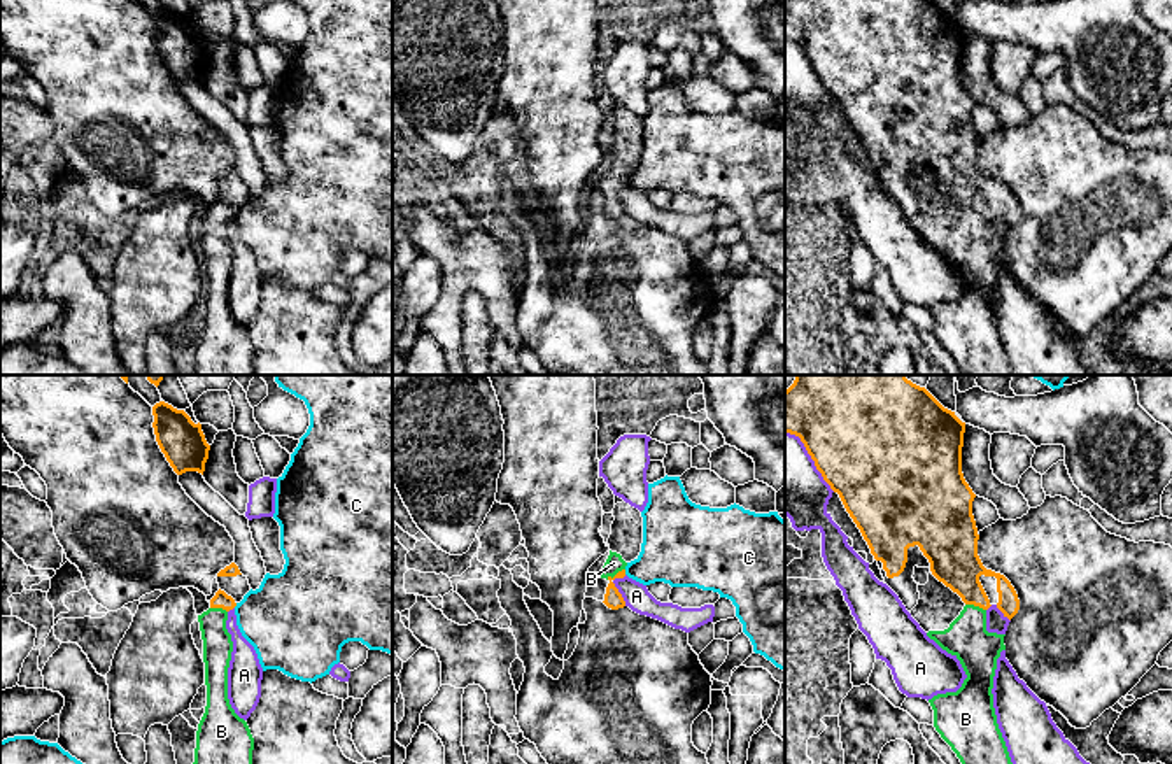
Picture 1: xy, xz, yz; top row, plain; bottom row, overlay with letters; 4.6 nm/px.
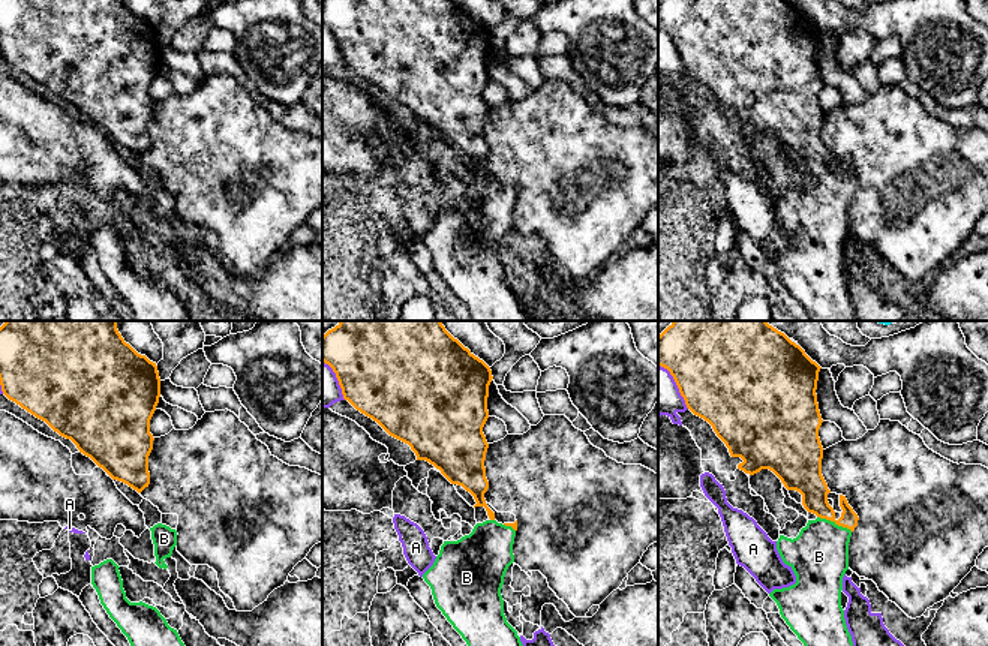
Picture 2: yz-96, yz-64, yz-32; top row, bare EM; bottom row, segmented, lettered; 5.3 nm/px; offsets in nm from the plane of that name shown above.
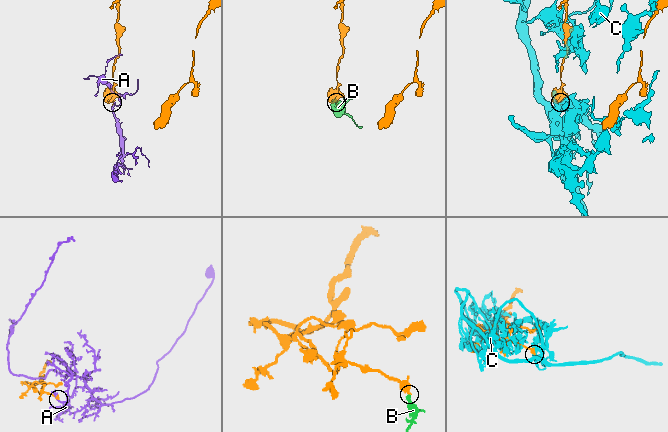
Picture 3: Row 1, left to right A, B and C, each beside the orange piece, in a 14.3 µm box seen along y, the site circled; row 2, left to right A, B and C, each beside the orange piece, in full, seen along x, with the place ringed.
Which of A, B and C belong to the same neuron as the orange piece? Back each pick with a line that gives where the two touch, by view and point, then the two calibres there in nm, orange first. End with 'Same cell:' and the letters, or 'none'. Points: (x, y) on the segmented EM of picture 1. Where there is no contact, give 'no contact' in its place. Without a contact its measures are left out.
B: yz (976, 605) | 220/200 nm
Same cell: B

